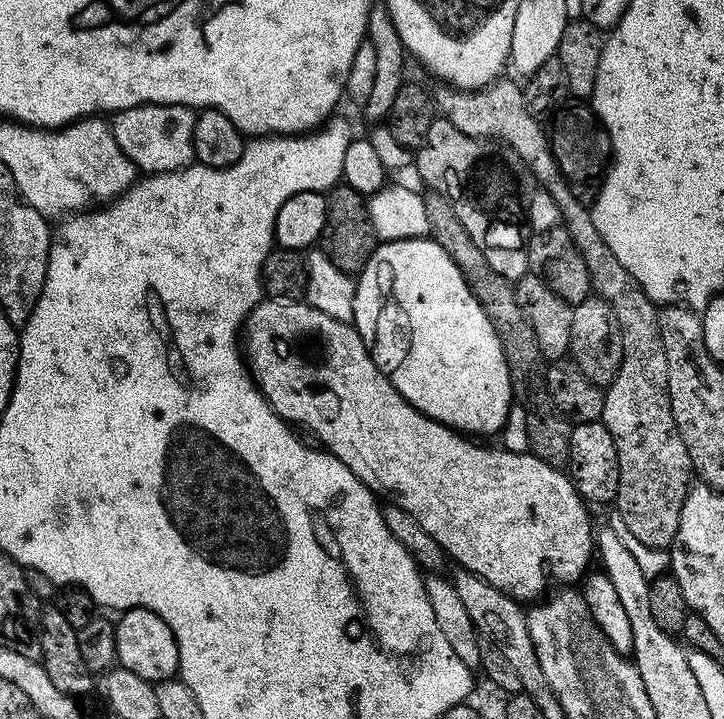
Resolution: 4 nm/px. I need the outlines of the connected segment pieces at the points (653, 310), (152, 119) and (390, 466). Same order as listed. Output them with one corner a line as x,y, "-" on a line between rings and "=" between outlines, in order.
497,78
492,84
475,90
461,90
453,86
442,86
434,92
434,104
439,115
449,120
462,134
476,136
480,140
499,142
505,148
511,148
516,153
516,159
521,165
532,167
534,175
540,179
539,187
549,192
558,202
562,210
562,218
574,246
580,251
580,256
586,262
586,270
590,274
590,282
595,295
599,296
614,310
614,318
618,318
618,326
622,334
622,366
618,374
607,385
604,395
604,412
602,422
606,430
610,430
610,438
614,438
614,446
618,450
618,494
614,501
617,508
618,519
626,522
630,534
638,538
651,548
668,550
672,547
672,539
678,534
678,522
682,518
682,506
688,497
688,490
694,480
690,454
682,442
682,438
676,429
674,414
670,406
670,394
668,393
668,371
666,370
666,350
662,350
662,334
660,333
660,313
657,305
640,288
640,283
631,276
614,258
610,246
598,234
598,230
592,221
592,213
587,207
576,201
577,193
573,191
567,180
560,175
556,159
552,153
550,136
547,131
540,129
541,121
528,113
528,107
524,101
523,87
512,80
=
140,104
113,113
110,123
115,141
132,164
141,173
156,175
188,168
195,161
193,130
196,117
193,109
182,104
=
264,298
244,321
242,344
246,349
246,364
250,369
250,375
256,387
264,395
266,403
288,421
289,425
301,424
302,427
309,428
321,440
319,443
339,458
372,492
381,497
389,496
387,499
391,503
406,510
406,514
410,514
410,518
414,518
414,522
418,522
418,526
422,526
422,530
426,530
426,534
430,534
430,538
438,542
441,552
451,559
453,556
460,563
459,567
463,571
474,573
490,586
494,586
500,592
508,593
520,602
532,599
535,601
537,599
535,596
547,586
548,576
557,576
560,580
577,579
576,581
579,581
589,571
588,563
591,560
593,563
594,560
594,523
592,524
591,518
588,517
589,505
576,491
576,486
571,479
561,469
542,462
542,458
532,455
531,451
503,452
502,449
496,448
491,452
488,448
479,448
478,445
471,444
471,442
476,442
465,438
459,431
449,428
446,424
439,424
437,420
431,420
426,414
422,414
413,404
406,402
402,394
398,394
398,390
381,372
380,367
372,361
367,346
364,345
362,338
349,321
330,318
330,314
318,310
313,304
300,300

